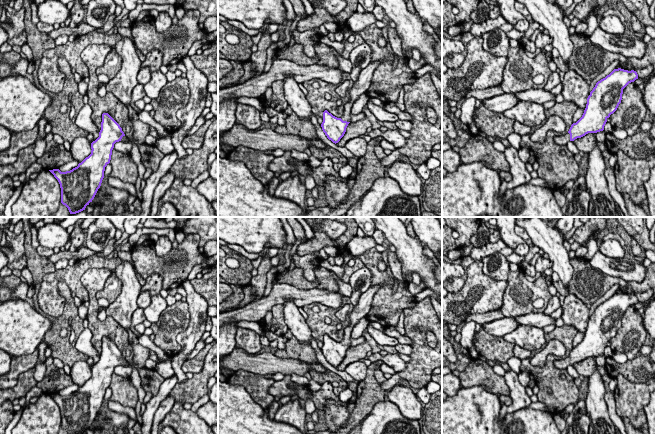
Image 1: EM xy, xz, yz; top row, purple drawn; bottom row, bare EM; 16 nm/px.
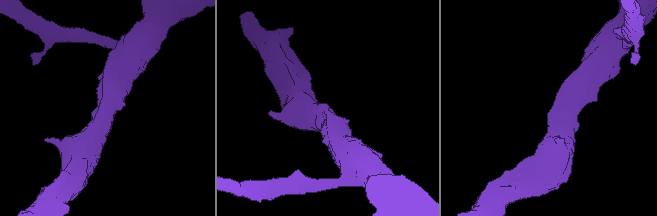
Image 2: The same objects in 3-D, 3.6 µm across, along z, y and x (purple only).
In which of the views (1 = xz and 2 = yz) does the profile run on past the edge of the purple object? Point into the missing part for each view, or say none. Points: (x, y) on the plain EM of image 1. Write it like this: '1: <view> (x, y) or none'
1: xz (359, 311)
2: yz (563, 363)

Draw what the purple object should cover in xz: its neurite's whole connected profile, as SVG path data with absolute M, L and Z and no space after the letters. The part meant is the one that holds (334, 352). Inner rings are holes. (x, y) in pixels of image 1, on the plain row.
M381 285L370 286L367 291L360 295L358 304L354 306L350 313L350 323L344 330L343 340L341 342L333 340L327 334L323 336L323 346L321 351L327 362L333 367L338 367L344 360L346 352L350 347L352 330L360 320L368 314L373 296L380 286Z

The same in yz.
M618 292L598 305L587 322L582 341L571 349L567 357L555 360L554 366L558 369L567 369L568 366L588 357L603 355L607 343L621 327L623 313L636 303L636 295Z

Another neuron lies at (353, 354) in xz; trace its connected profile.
M367 340L357 346L350 346L346 352L344 360L338 367L336 367L336 369L339 371L344 371L348 364L367 358L366 355L370 351L372 351L372 348Z

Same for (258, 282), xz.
M265 246L263 253L265 256L262 258L260 265L257 268L257 275L253 276L250 281L252 286L252 293L255 295L255 300L259 300L263 295L267 285L267 273L273 267L271 264L271 258L266 255L269 250L268 246Z

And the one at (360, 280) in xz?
M366 266L356 270L351 275L349 285L352 287L352 294L349 298L352 305L356 306L358 304L360 295L368 290L371 282L372 274Z

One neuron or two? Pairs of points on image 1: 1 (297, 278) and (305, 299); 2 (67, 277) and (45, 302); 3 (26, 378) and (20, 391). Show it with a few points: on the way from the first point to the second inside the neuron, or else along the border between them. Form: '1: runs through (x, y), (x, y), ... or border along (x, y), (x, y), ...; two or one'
1: border along (278, 283), (289, 283), (304, 289), (325, 289); two
2: runs through (59, 277), (48, 288), (48, 294); one
3: runs through (26, 381), (22, 388); one

